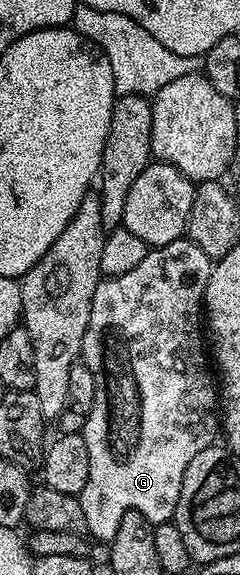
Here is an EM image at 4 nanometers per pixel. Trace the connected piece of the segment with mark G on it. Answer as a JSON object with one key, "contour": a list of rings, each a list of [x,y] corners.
{"contour":[[[182,239],[150,248],[148,255],[139,263],[139,267],[127,271],[127,275],[105,277],[95,287],[95,295],[91,303],[91,319],[87,323],[87,331],[83,335],[80,360],[91,367],[91,375],[95,375],[95,403],[85,418],[83,436],[87,443],[87,459],[91,459],[91,471],[87,471],[87,487],[79,494],[83,507],[83,519],[87,519],[87,533],[94,542],[108,543],[115,539],[115,531],[119,531],[119,522],[127,511],[139,511],[149,522],[161,525],[164,521],[173,521],[173,512],[179,503],[179,491],[183,487],[183,475],[187,471],[187,463],[199,455],[207,446],[214,444],[219,437],[219,385],[211,368],[211,357],[207,352],[207,341],[203,336],[203,302],[205,288],[213,270],[214,262],[199,247],[188,239]]]}

